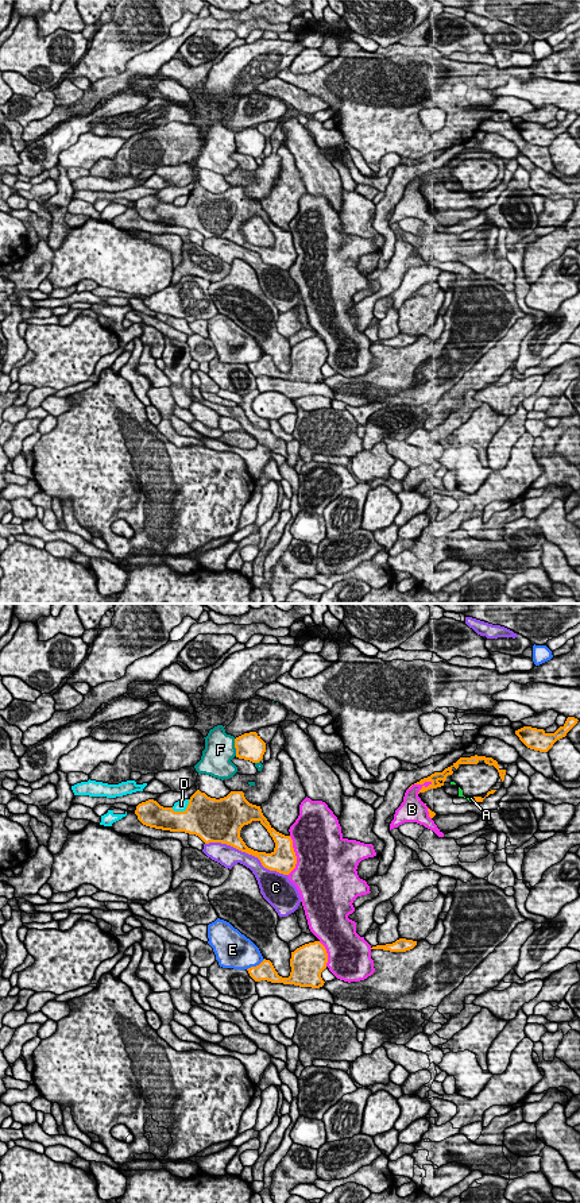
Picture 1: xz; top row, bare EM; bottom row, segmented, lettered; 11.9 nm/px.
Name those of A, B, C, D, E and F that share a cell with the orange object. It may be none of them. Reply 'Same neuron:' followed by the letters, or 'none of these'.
Same neuron: A

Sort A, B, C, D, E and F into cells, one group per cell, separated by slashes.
A / B / C / D / E / F

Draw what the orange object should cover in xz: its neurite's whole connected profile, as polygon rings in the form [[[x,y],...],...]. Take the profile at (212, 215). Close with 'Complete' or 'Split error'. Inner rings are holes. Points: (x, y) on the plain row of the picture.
[[[197,185],[189,194],[185,207],[163,203],[148,194],[136,201],[138,215],[150,223],[185,227],[198,231],[205,239],[221,238],[258,252],[270,266],[289,270],[297,259],[290,231],[277,227],[263,211],[260,201],[250,198],[243,186],[231,186],[216,194]],[[259,216],[275,238],[271,248],[258,247],[245,240],[240,232],[244,220]]]. Complete

